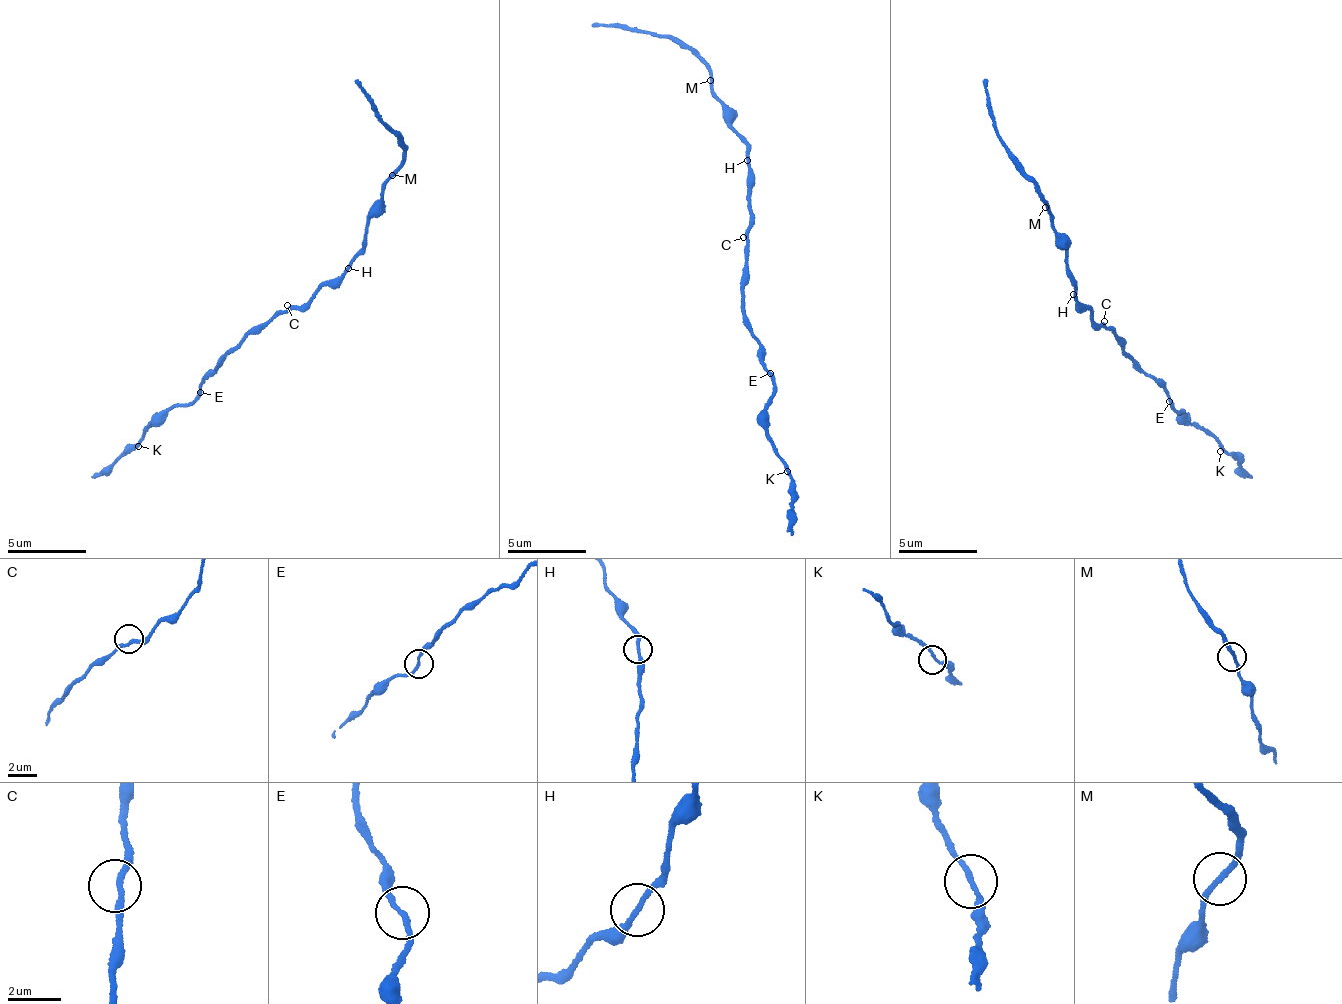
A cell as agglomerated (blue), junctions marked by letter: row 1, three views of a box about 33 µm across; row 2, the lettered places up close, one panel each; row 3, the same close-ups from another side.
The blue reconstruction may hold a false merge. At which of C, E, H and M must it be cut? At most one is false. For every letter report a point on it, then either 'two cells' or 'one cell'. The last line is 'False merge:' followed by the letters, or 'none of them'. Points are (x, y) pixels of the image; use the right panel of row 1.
C: (1104, 321) | one cell
E: (1169, 401) | one cell
H: (1073, 294) | one cell
M: (1045, 207) | one cell
False merge: none of them

